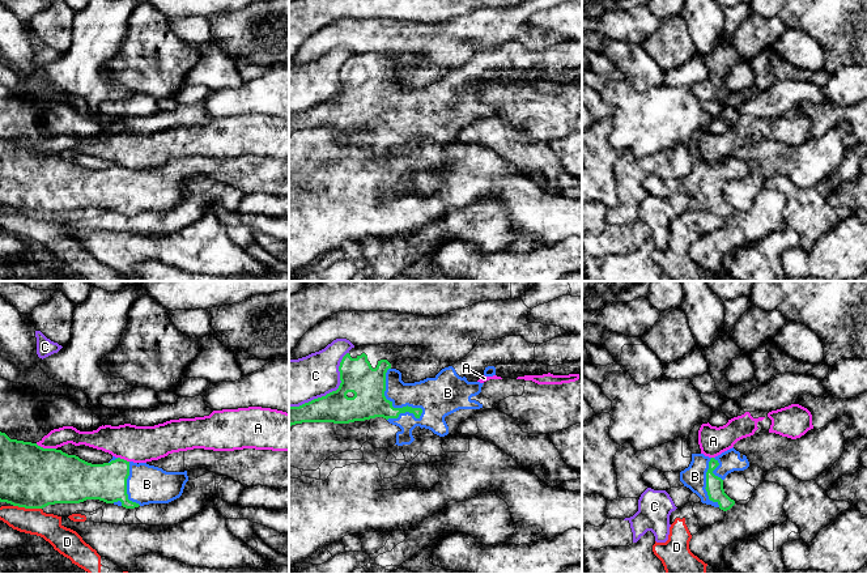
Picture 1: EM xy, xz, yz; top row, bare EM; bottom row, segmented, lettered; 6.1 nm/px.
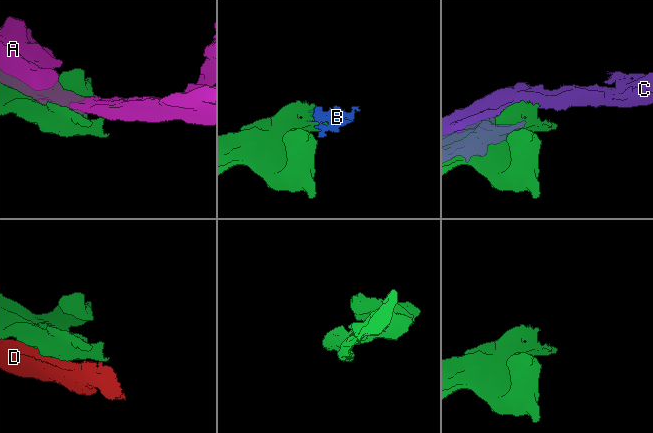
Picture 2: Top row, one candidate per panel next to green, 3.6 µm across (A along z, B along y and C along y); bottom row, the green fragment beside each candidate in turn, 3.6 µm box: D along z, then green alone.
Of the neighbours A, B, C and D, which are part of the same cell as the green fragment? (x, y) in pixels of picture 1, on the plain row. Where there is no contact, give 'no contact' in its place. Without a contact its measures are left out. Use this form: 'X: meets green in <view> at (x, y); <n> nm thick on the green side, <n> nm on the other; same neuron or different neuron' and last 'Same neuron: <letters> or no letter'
A: meets green in xy at (46, 156); 380 nm thick on the green side, 110 nm on the other; different neuron
B: meets green in xz at (391, 113); 200 nm thick on the green side, 200 nm on the other; same neuron
C: meets green in xz at (332, 98); 200 nm thick on the green side, 280 nm on the other; different neuron
D: meets green in xy at (28, 215); 380 nm thick on the green side, 160 nm on the other; different neuron
Same neuron: B

